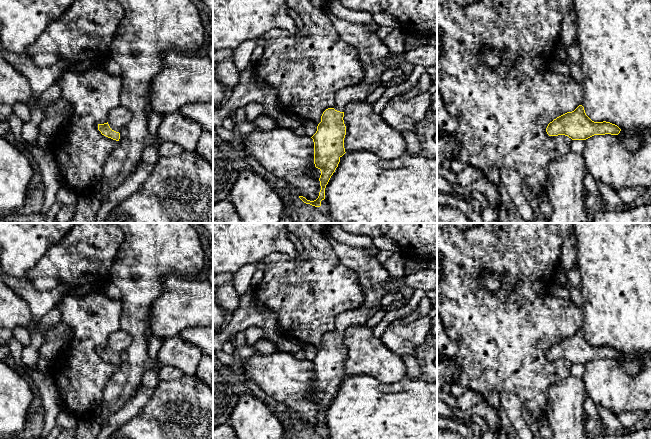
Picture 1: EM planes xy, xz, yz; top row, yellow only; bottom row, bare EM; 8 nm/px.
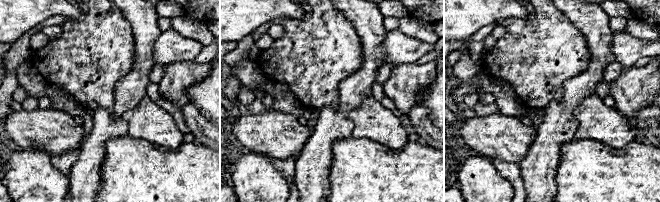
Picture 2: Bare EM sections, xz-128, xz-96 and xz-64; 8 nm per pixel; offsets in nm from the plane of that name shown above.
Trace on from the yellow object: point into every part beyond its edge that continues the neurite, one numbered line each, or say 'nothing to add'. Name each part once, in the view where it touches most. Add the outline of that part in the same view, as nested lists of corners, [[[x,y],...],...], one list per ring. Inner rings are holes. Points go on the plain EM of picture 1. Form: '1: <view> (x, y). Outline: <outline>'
1: xy (118, 341). Outline: [[[121,329],[111,333],[108,337],[108,348],[110,352],[119,357],[131,343],[132,336]]]

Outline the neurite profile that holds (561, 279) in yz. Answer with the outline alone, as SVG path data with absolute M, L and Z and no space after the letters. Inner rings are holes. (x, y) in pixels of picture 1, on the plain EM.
M560 261L558 267L555 270L555 283L560 286L568 286L567 273L561 267Z

